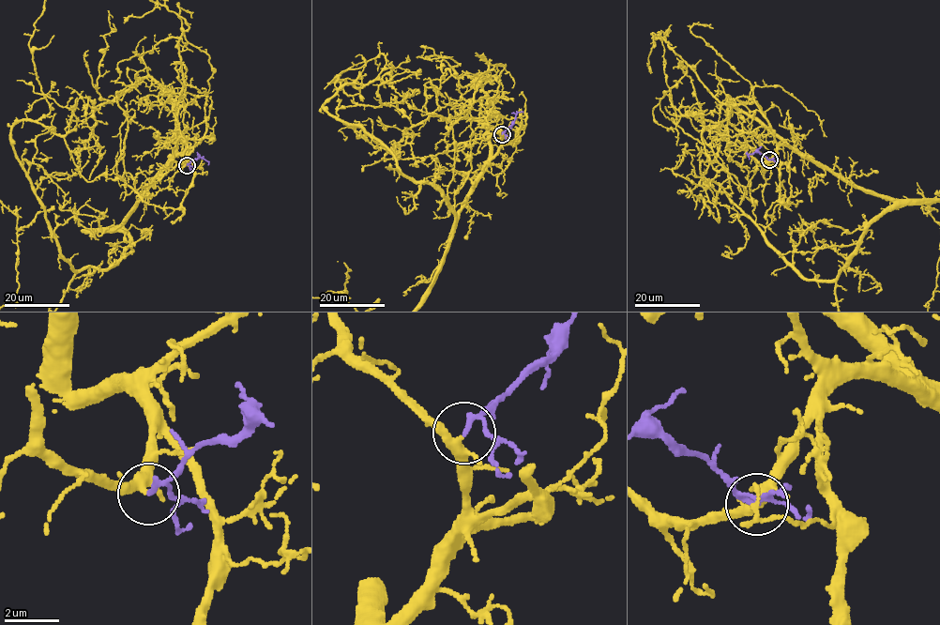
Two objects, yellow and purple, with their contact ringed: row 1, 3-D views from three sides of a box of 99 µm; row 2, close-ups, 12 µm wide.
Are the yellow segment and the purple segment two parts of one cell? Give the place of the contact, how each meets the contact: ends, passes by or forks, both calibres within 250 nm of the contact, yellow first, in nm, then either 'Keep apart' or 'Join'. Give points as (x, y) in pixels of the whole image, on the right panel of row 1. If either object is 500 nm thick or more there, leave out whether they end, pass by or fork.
Place: (769, 160). At the ring yellow forks. At the ring purple passes by. Thickness 280 nm (yellow) against 150 nm. Join

